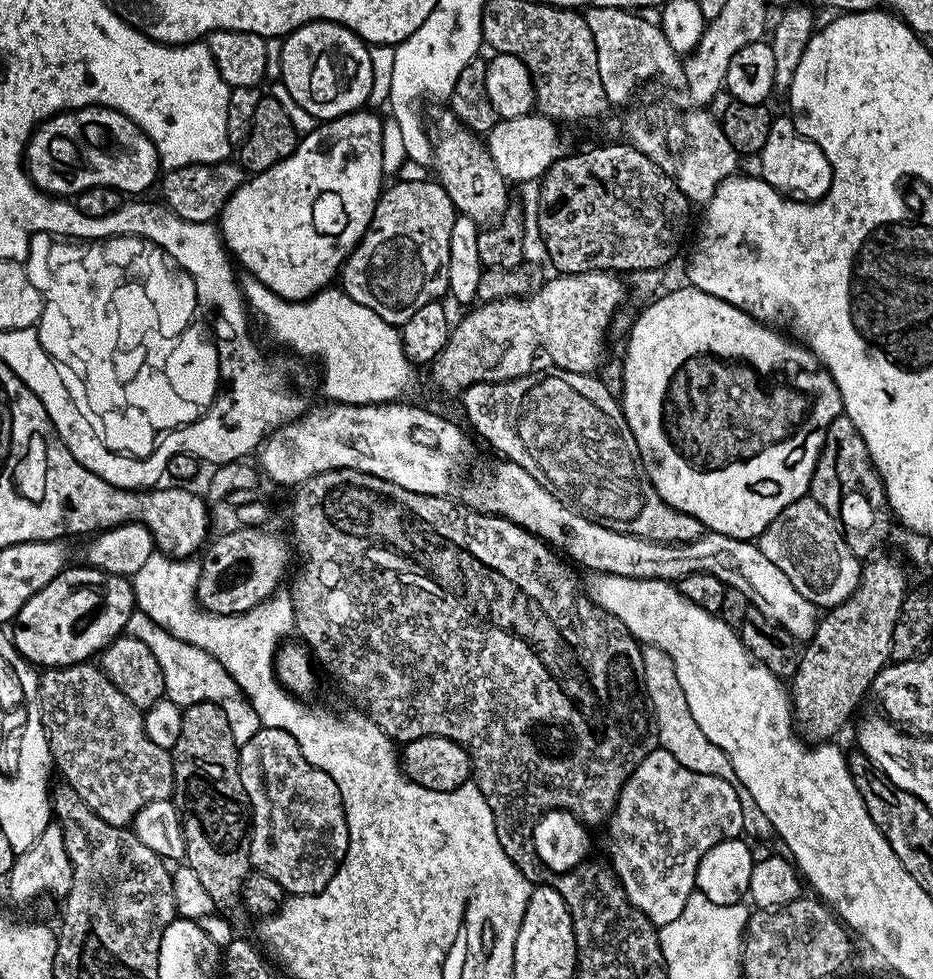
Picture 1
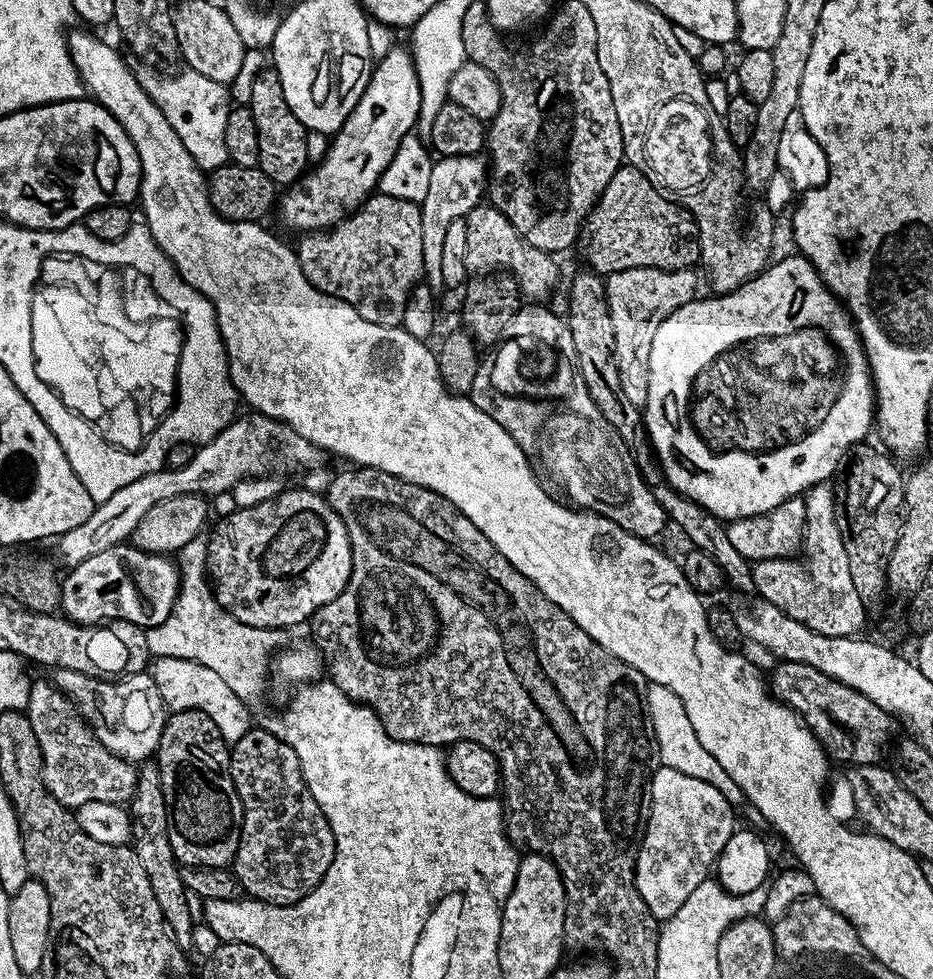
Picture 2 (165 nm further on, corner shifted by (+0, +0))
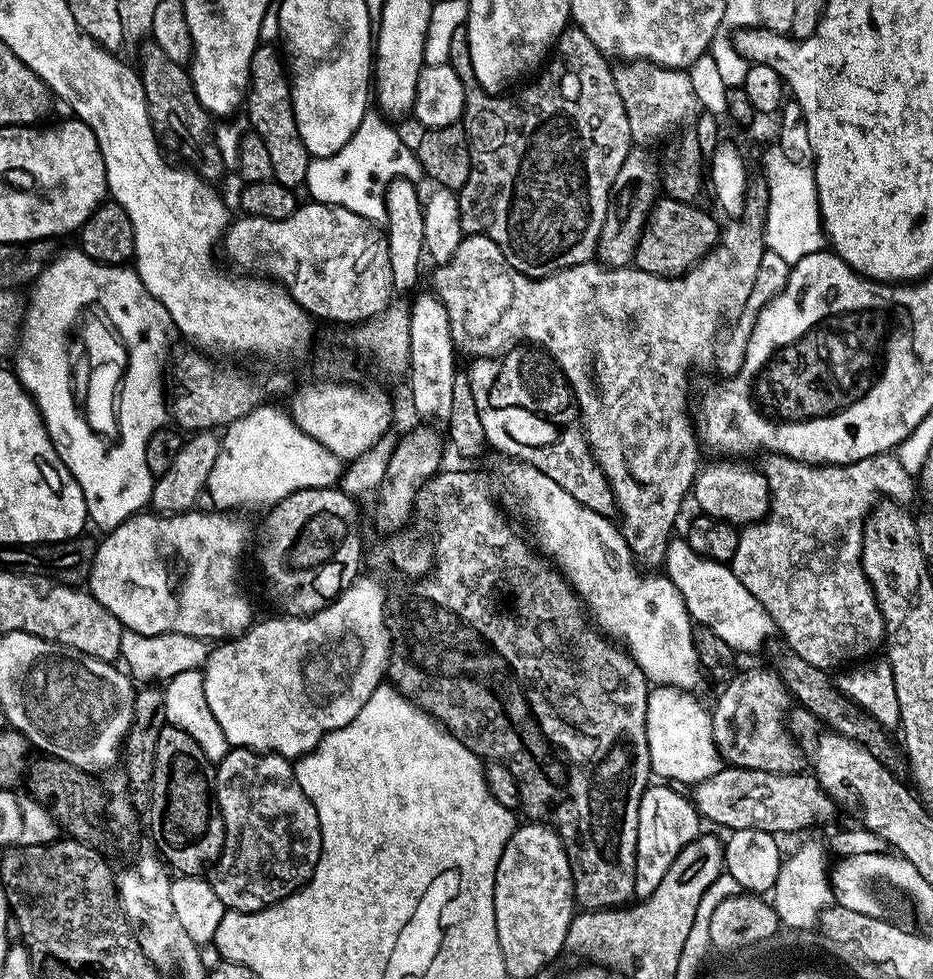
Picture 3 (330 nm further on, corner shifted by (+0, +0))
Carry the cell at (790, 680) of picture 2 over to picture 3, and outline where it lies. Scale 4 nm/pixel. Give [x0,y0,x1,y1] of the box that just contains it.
[710,667,806,776]

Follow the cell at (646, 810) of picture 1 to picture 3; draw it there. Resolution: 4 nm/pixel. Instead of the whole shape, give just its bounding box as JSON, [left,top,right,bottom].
[634,782,702,898]

